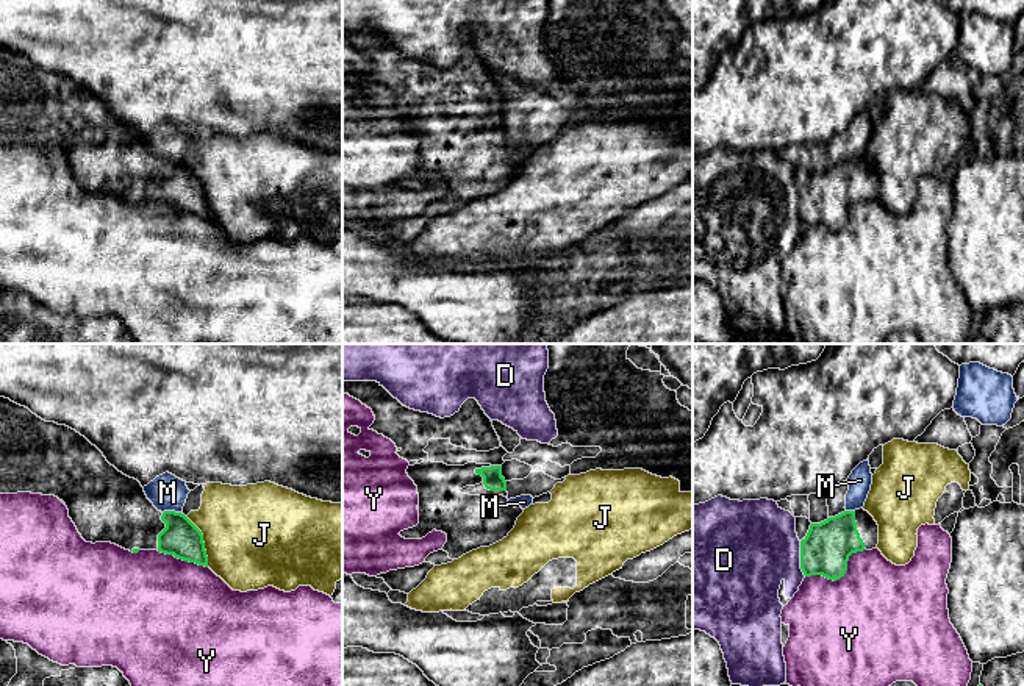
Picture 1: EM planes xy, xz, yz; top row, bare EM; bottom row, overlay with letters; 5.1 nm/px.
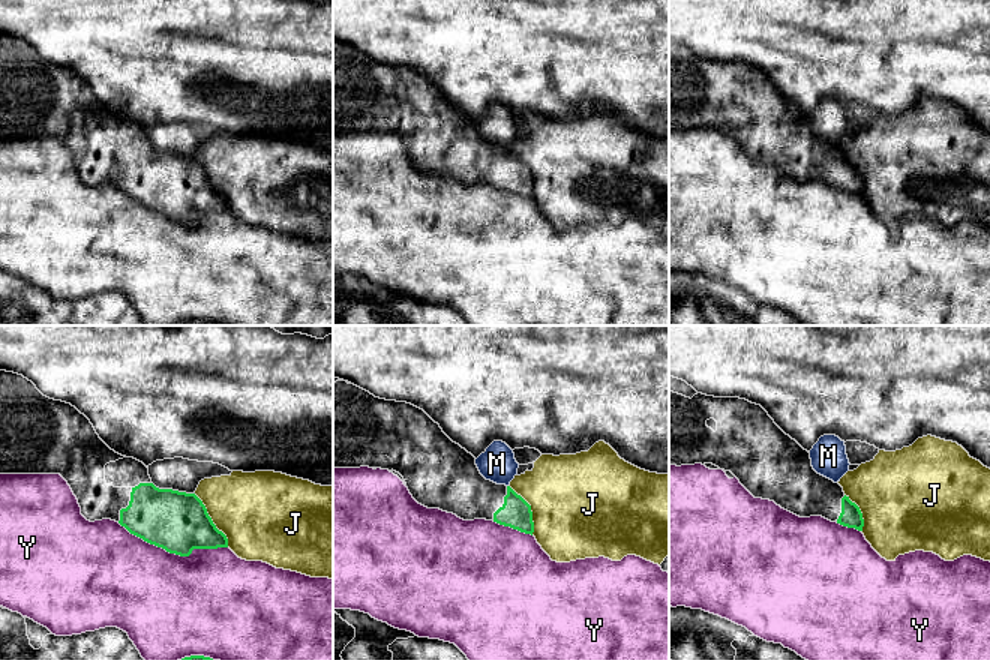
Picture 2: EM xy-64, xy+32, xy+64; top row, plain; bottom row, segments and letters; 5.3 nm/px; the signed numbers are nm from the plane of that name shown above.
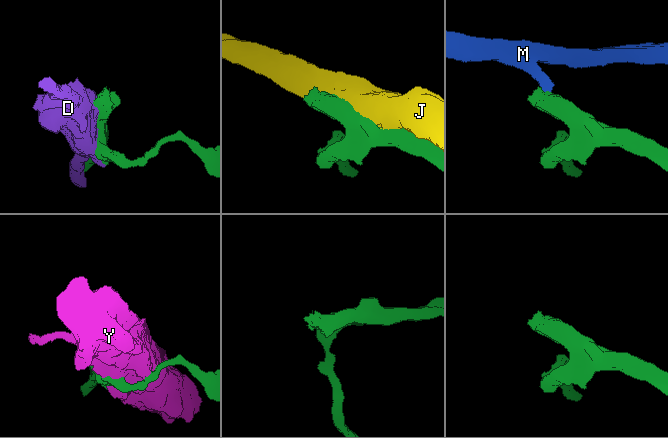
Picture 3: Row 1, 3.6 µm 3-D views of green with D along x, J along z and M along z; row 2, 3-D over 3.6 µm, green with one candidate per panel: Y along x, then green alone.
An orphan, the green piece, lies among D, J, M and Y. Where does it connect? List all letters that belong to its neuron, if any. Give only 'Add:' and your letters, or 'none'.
Add: none

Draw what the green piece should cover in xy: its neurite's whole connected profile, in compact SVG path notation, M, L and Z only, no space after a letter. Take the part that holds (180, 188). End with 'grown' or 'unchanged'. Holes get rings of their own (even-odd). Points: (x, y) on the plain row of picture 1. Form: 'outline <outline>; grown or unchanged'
outline M0 47L0 144L17 142L55 145L63 150L69 159L69 167L86 192L111 192L133 203L158 200L208 217L203 184L184 164L158 161L138 130L119 122L95 95L75 80L55 72L45 72L28 58Z; grown

